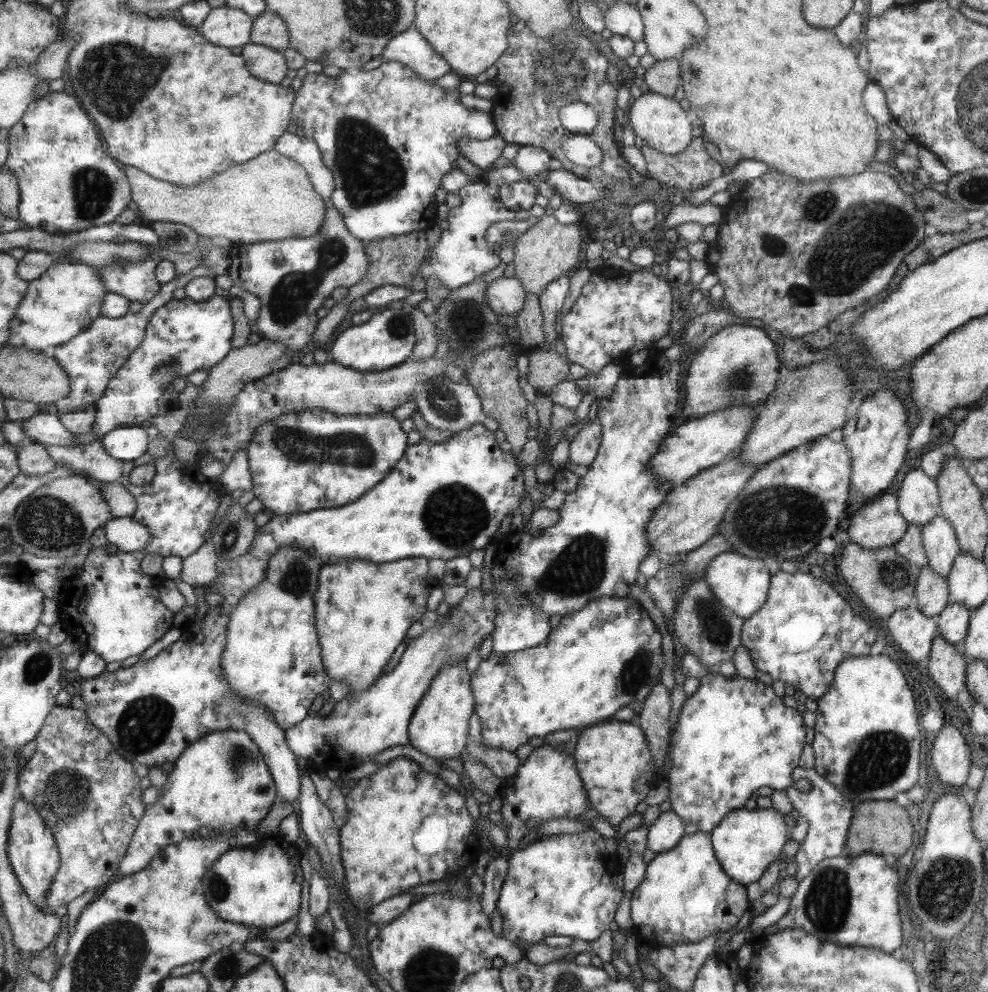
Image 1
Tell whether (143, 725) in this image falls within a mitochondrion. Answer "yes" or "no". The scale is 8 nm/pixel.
yes

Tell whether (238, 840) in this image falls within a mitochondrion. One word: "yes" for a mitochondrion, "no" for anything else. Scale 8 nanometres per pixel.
no

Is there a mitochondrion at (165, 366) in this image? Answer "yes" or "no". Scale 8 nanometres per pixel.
yes

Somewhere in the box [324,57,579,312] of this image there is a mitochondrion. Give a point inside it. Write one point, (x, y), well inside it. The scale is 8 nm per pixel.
(371, 169)

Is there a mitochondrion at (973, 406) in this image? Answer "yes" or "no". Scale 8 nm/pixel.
no

